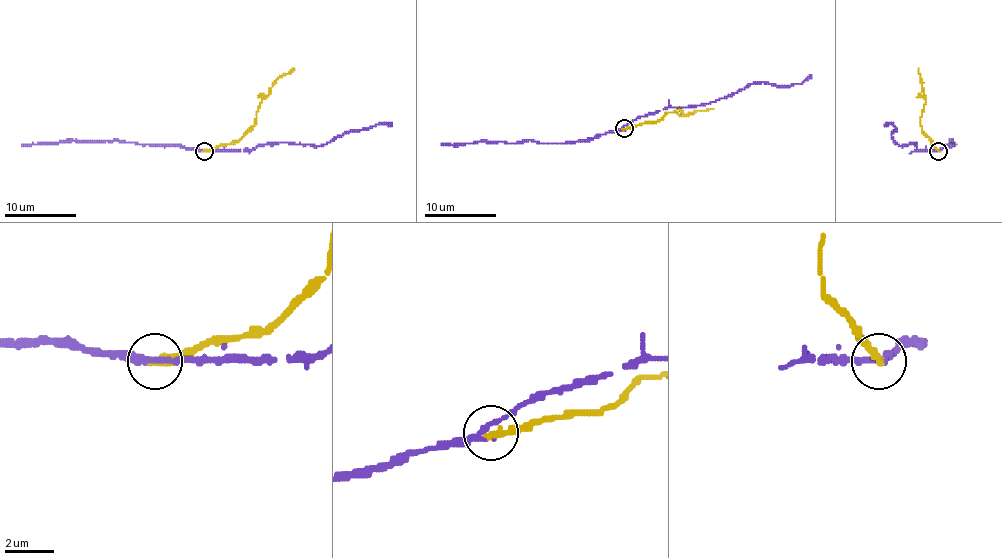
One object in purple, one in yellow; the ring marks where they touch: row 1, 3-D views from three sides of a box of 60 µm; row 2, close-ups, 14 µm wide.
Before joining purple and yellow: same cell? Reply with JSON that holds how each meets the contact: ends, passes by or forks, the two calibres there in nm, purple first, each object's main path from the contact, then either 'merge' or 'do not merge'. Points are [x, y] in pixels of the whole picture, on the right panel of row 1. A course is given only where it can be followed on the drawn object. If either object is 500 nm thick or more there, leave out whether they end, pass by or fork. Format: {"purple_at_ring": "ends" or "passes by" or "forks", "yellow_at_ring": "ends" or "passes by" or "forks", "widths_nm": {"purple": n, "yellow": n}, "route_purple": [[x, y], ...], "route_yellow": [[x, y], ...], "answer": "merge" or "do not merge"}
{"purple_at_ring": "passes by", "yellow_at_ring": "ends", "widths_nm": {"purple": 280, "yellow": 360}, "route_purple": [[936, 151], [916, 149], [915, 142], [900, 146], [891, 135], [895, 129], [893, 124], [884, 126]], "route_yellow": [[938, 151], [920, 124], [925, 102], [918, 68]], "answer": "do not merge"}

